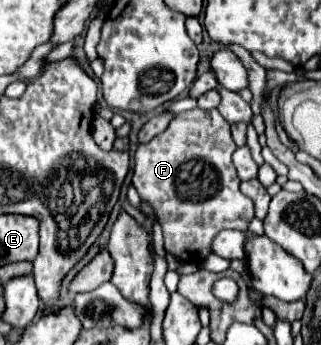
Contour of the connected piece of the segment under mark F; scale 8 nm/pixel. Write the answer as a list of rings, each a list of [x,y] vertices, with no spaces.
[[[194,108],[190,112],[174,116],[162,134],[152,138],[148,144],[140,144],[134,154],[132,184],[136,186],[140,198],[150,202],[156,210],[164,230],[166,250],[178,256],[182,262],[200,264],[212,252],[212,240],[220,230],[246,230],[250,220],[254,218],[254,204],[240,192],[240,178],[232,164],[234,150],[236,144],[230,136],[230,124],[220,116],[220,112]]]

